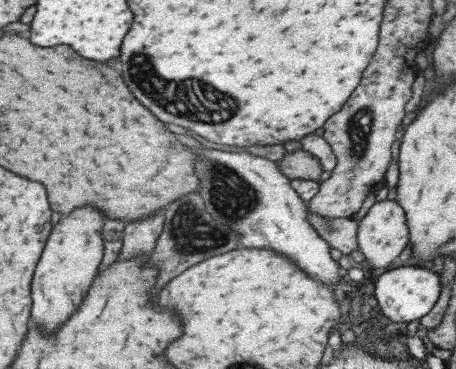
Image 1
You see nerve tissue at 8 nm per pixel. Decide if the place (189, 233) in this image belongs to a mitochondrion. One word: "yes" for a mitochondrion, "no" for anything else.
yes

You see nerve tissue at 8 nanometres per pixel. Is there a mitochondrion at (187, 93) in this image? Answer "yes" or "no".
yes

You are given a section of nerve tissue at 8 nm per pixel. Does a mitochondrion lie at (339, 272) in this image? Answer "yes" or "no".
no

